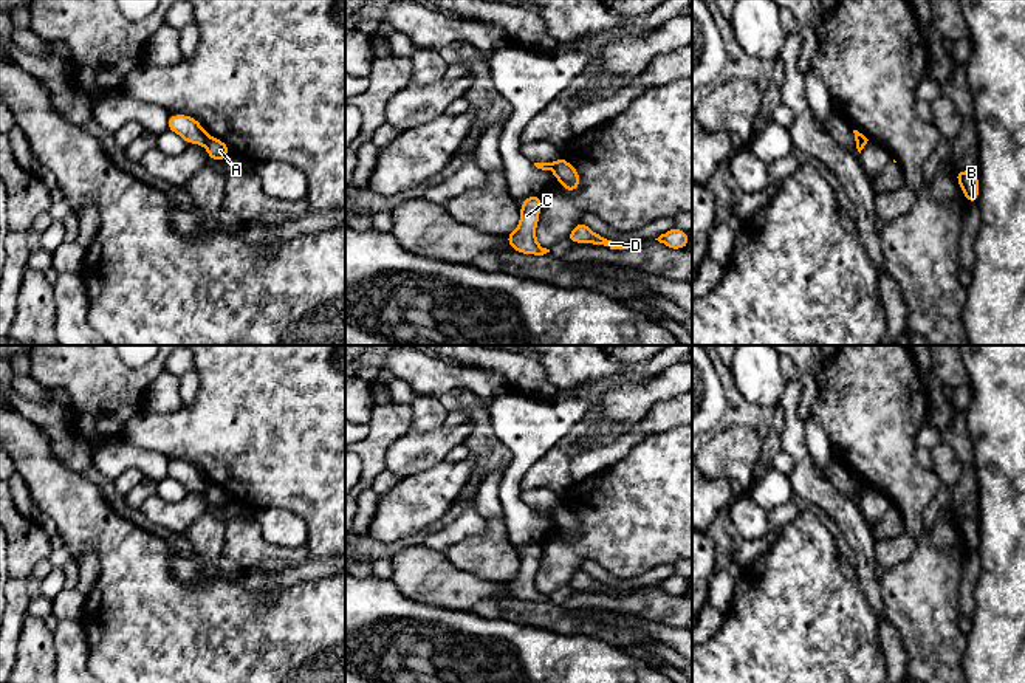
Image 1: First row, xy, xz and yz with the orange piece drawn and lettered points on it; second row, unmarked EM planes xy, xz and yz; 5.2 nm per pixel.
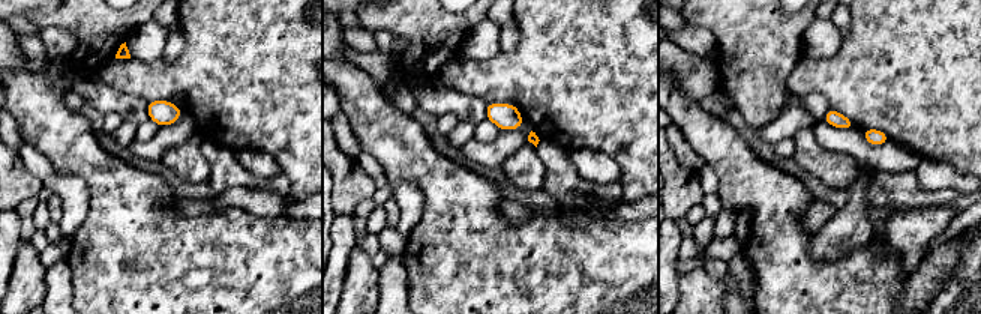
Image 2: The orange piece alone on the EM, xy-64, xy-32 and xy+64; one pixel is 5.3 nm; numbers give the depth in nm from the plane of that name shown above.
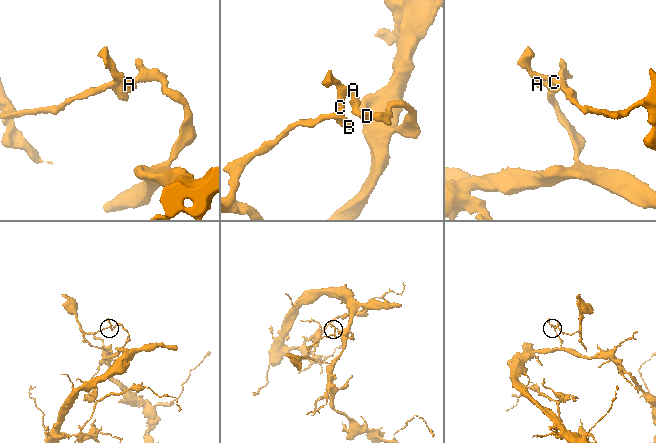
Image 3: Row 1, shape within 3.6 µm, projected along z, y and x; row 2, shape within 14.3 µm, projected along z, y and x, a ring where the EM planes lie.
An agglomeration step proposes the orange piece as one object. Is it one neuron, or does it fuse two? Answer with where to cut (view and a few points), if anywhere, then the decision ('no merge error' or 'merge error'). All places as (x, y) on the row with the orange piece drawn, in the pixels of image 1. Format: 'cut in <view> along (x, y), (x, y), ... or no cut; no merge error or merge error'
cut in xy along (209, 137), (203, 144); merge error

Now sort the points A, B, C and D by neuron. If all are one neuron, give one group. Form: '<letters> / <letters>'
A D / B C

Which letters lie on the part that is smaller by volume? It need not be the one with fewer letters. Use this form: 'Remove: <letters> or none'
Remove: B, C

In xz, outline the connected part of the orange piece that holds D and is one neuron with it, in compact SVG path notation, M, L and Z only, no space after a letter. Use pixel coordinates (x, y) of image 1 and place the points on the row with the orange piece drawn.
M579 221L571 232L568 234L567 240L573 243L591 243L591 245L602 245L610 249L629 249L633 245L626 245L621 242L615 242L610 239L605 239L596 232L593 232L584 221Z

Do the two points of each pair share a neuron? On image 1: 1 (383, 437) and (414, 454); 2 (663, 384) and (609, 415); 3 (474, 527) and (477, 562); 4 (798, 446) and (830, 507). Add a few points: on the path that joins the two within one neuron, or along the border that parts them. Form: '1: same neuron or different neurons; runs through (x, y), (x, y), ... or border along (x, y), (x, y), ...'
1: different neurons; border along (409, 428), (387, 451), (384, 468)
2: same neuron; runs through (649, 392), (623, 406)
3: different neurons; border along (488, 521), (482, 533), (454, 542), (445, 553)
4: same neuron; runs through (802, 462), (804, 476), (819, 491)

